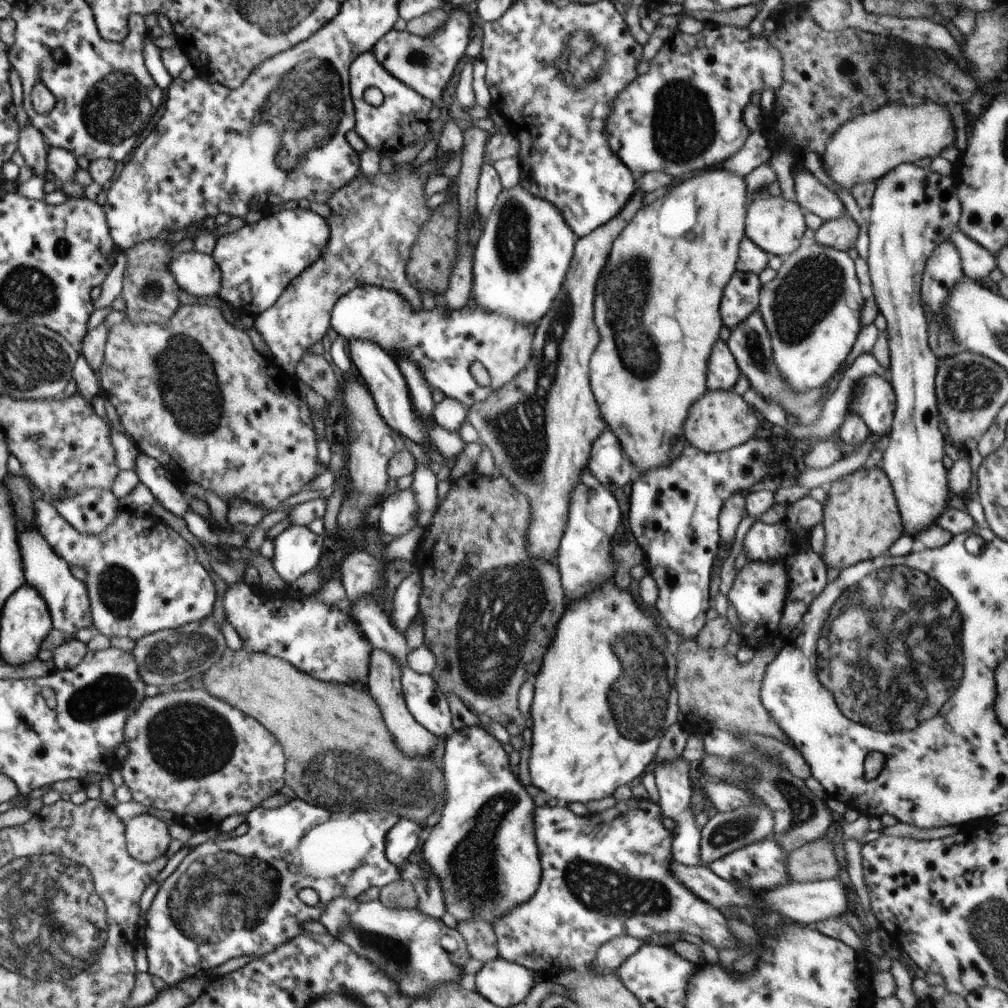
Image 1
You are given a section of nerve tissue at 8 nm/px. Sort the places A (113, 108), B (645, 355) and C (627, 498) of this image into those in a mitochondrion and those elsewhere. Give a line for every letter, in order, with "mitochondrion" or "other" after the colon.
A: mitochondrion
B: mitochondrion
C: other

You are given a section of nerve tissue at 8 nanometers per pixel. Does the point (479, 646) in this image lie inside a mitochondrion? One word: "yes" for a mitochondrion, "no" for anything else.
yes

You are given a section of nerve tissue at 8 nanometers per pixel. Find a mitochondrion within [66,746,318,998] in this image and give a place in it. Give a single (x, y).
(201, 907)

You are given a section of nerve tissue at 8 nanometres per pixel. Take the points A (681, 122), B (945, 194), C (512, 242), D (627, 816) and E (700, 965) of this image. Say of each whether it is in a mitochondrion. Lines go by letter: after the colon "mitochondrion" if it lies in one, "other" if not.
A: mitochondrion
B: other
C: mitochondrion
D: other
E: other

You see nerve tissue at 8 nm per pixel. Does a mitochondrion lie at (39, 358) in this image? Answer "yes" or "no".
yes

